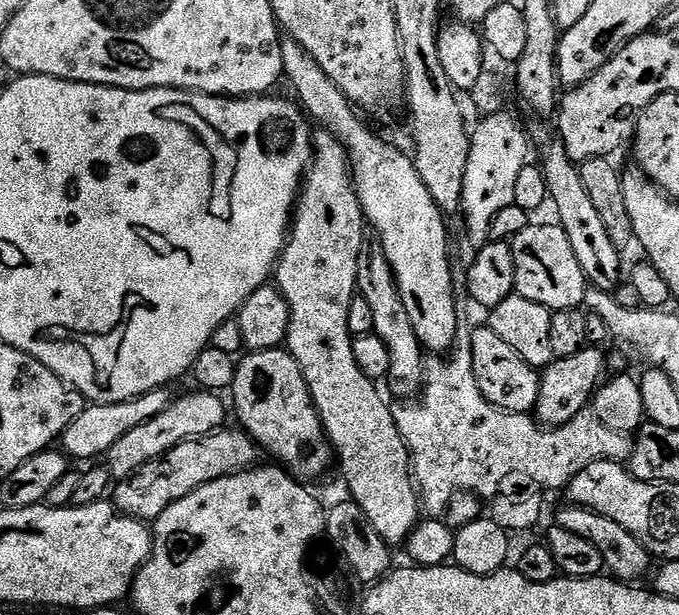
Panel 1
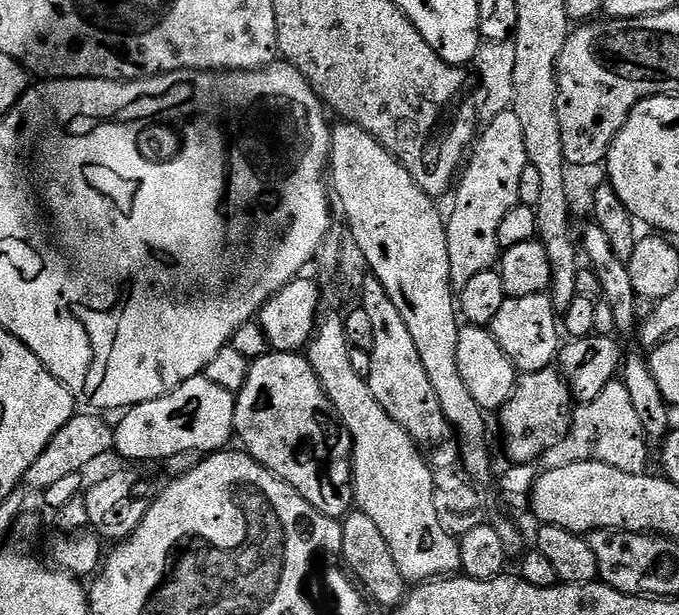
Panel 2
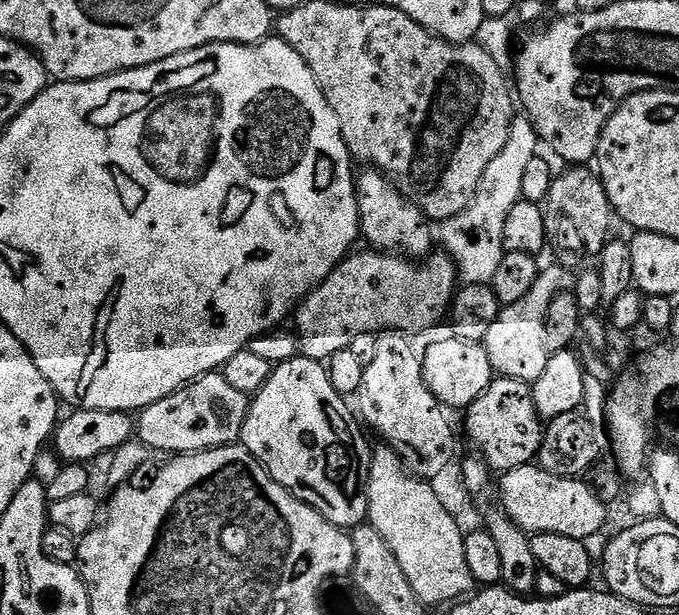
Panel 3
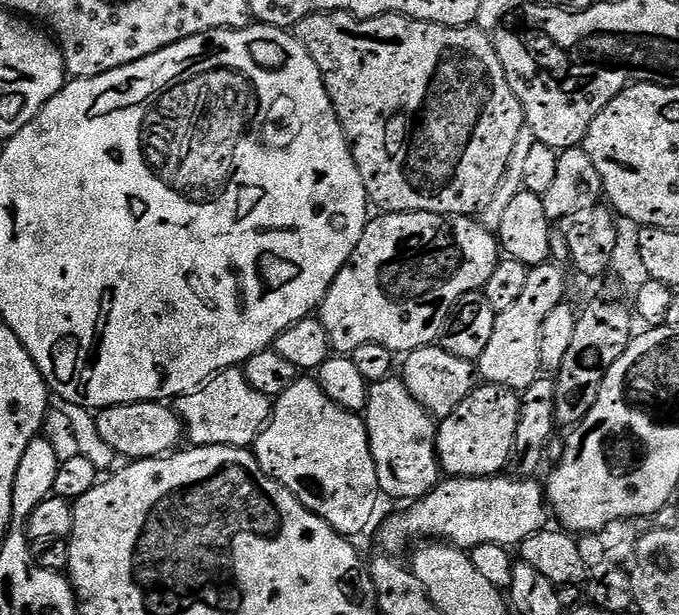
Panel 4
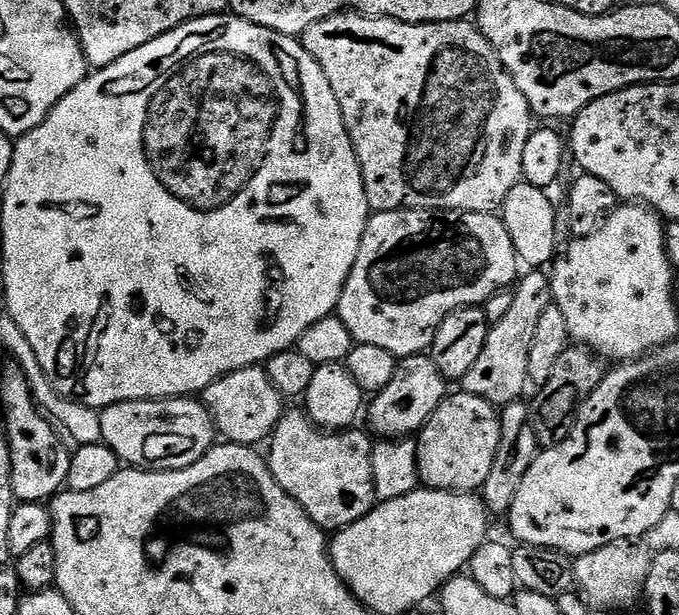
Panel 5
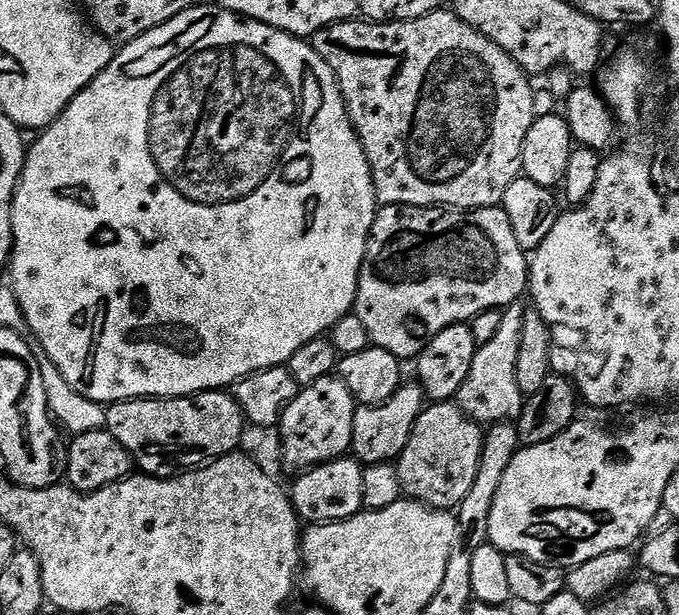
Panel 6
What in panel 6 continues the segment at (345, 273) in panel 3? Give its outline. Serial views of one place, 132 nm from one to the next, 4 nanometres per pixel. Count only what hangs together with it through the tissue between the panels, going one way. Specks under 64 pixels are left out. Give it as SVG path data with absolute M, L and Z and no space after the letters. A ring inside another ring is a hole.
M389 204L381 207L376 213L372 237L368 239L368 253L364 255L364 265L358 278L354 314L362 318L362 326L366 326L369 341L375 347L394 354L402 362L408 362L408 359L411 361L419 357L420 351L442 330L455 324L468 324L475 316L486 310L495 308L503 310L517 303L521 299L520 295L528 292L529 267L529 257L522 250L522 246L518 246L518 238L514 238L514 229L510 227L510 218L506 218L503 207L445 210L442 208L405 208L398 204Z

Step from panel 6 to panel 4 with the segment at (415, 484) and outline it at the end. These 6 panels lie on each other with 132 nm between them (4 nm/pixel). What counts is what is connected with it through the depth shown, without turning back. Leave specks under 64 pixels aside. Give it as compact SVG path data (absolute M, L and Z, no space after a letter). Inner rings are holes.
M481 383L436 429L436 453L445 477L498 476L509 467L518 434L521 397L497 384Z

